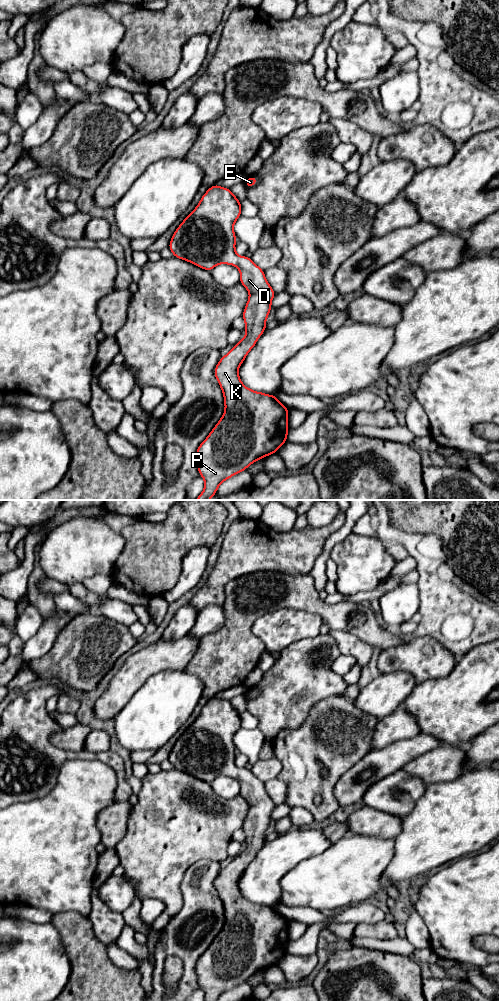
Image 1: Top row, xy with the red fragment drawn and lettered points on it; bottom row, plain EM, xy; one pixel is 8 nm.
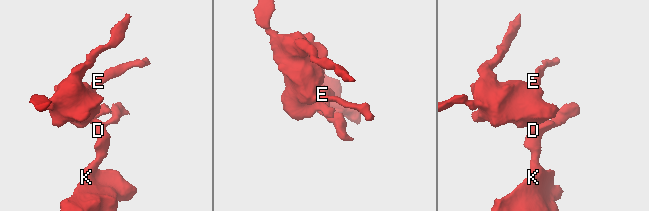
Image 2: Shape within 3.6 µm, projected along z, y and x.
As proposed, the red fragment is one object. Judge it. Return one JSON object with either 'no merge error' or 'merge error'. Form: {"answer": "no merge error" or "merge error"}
{"answer": "no merge error"}

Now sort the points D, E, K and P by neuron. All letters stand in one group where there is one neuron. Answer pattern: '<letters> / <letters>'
D E K P

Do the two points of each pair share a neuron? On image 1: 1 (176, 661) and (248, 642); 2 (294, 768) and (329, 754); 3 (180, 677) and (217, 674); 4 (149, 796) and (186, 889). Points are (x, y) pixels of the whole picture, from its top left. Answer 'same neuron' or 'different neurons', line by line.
1: different neurons
2: same neuron
3: different neurons
4: different neurons

